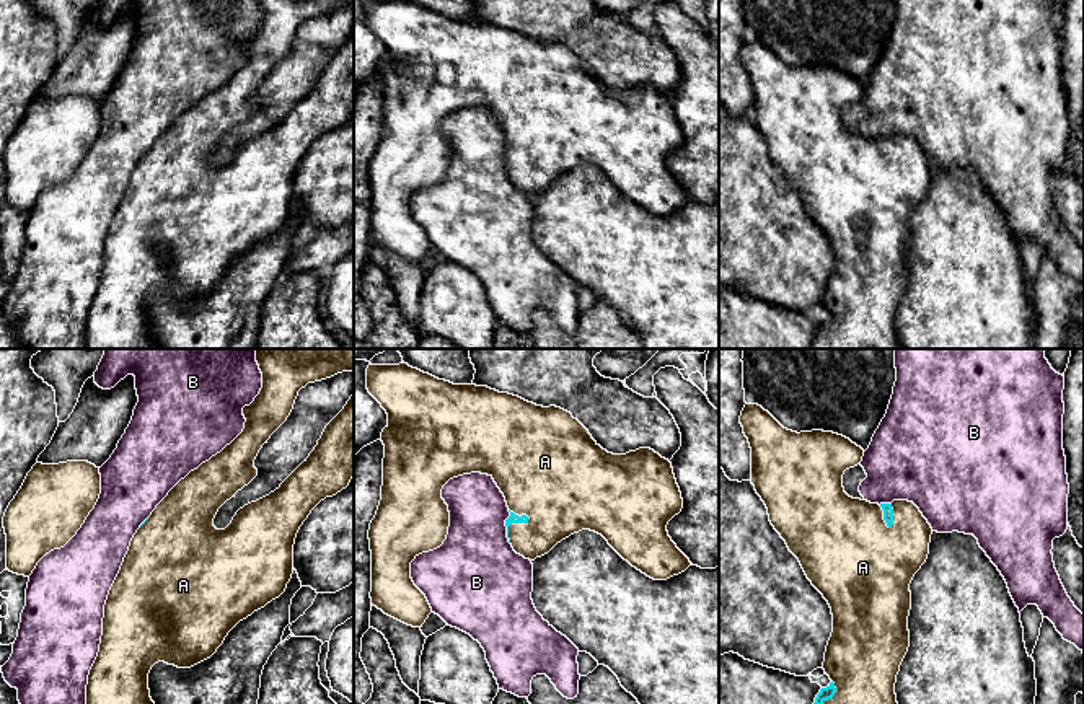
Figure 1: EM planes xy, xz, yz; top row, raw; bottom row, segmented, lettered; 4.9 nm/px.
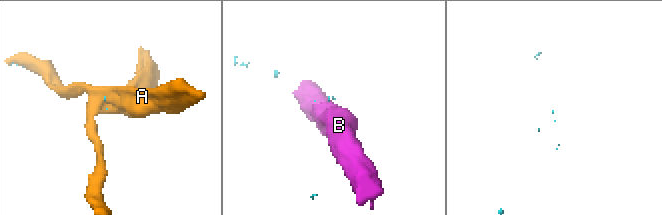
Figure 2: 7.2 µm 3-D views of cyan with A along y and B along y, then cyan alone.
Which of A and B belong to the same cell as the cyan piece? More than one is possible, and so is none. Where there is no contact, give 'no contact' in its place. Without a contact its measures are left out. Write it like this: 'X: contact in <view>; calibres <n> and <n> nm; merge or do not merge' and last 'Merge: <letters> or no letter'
A: contact in xz; calibres 50 and 420 nm; merge
B: contact in xz; calibres 50 and 400 nm; do not merge
Merge: A

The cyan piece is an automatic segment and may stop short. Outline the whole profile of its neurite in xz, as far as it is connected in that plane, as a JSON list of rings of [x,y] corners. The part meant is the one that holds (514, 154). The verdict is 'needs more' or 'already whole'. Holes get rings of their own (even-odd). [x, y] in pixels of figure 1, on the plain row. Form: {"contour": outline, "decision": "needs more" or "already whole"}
{"contour": [[[368,0],[367,24],[388,49],[381,67],[385,80],[381,135],[370,158],[372,240],[385,249],[412,262],[422,262],[432,243],[411,213],[411,197],[422,187],[443,179],[450,161],[448,140],[442,134],[443,121],[458,111],[481,108],[494,114],[505,132],[510,152],[507,173],[513,186],[535,196],[557,178],[582,165],[601,169],[632,202],[654,215],[667,215],[685,207],[691,197],[676,183],[667,166],[668,156],[683,143],[672,98],[650,83],[626,90],[603,85],[571,47],[536,41],[518,31],[487,21],[453,20],[409,0]]], "decision": "needs more"}

